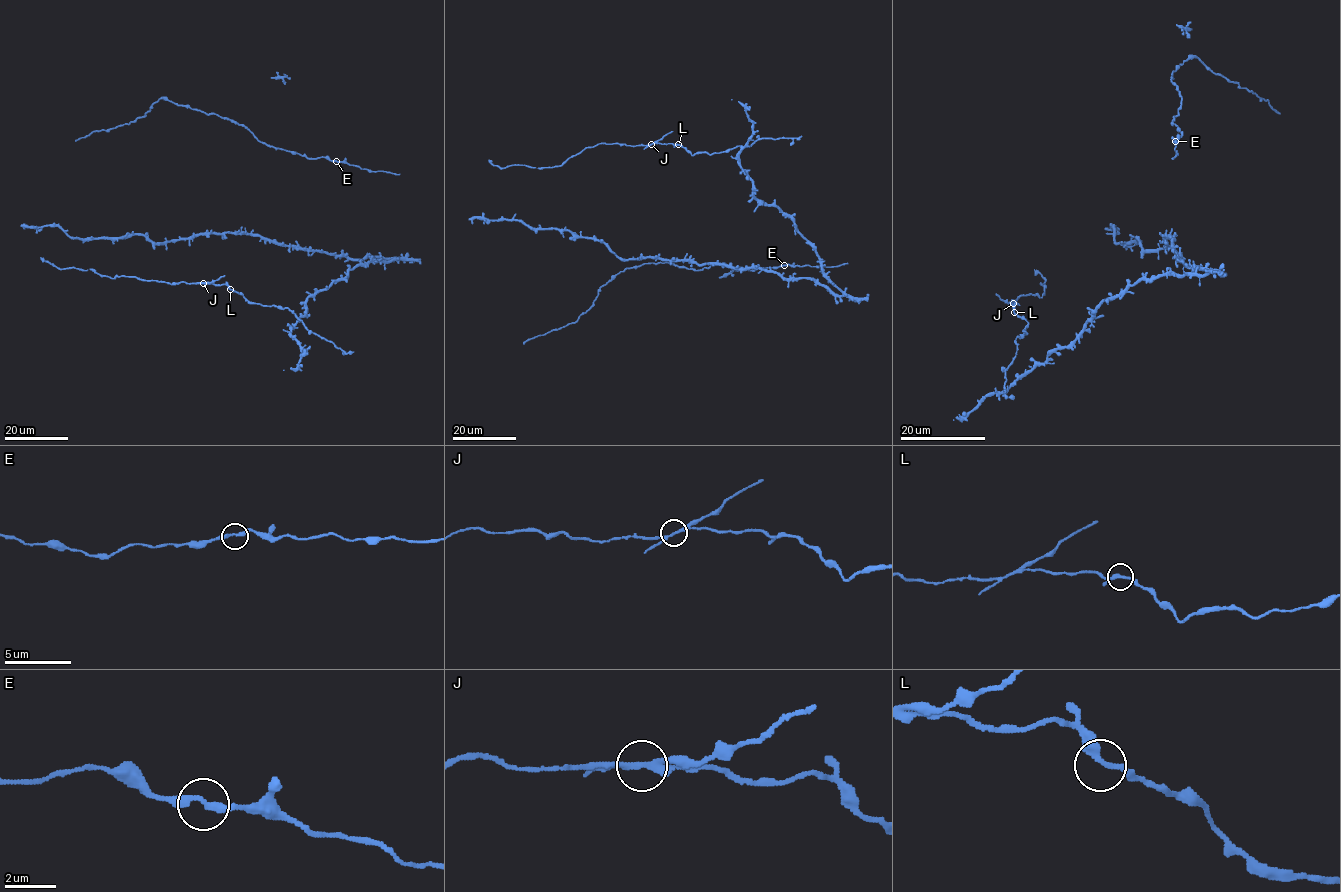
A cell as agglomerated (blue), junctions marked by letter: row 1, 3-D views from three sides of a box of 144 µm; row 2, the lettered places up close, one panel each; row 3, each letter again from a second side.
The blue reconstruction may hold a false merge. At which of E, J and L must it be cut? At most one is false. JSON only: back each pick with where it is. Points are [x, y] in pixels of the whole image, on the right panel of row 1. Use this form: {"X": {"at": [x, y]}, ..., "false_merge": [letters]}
{"J": {"at": [1013, 303]}, "false_merge": ["J"]}

